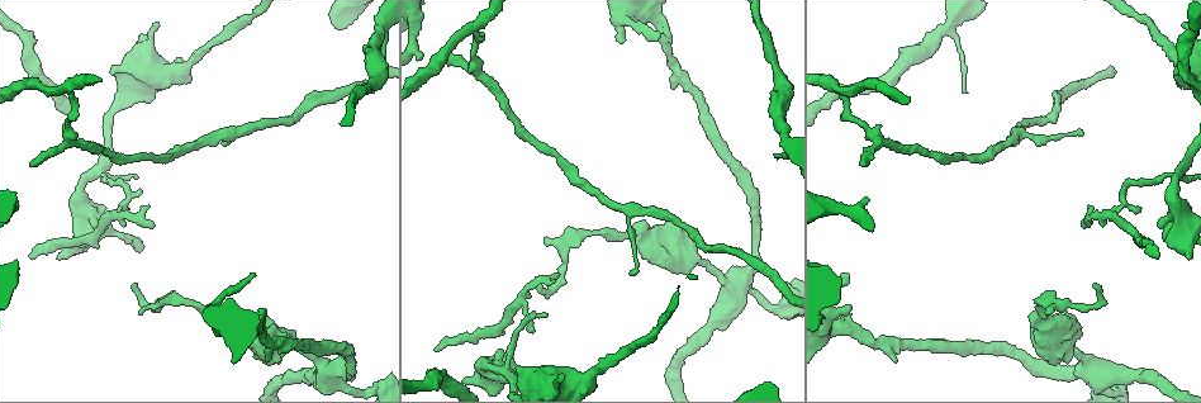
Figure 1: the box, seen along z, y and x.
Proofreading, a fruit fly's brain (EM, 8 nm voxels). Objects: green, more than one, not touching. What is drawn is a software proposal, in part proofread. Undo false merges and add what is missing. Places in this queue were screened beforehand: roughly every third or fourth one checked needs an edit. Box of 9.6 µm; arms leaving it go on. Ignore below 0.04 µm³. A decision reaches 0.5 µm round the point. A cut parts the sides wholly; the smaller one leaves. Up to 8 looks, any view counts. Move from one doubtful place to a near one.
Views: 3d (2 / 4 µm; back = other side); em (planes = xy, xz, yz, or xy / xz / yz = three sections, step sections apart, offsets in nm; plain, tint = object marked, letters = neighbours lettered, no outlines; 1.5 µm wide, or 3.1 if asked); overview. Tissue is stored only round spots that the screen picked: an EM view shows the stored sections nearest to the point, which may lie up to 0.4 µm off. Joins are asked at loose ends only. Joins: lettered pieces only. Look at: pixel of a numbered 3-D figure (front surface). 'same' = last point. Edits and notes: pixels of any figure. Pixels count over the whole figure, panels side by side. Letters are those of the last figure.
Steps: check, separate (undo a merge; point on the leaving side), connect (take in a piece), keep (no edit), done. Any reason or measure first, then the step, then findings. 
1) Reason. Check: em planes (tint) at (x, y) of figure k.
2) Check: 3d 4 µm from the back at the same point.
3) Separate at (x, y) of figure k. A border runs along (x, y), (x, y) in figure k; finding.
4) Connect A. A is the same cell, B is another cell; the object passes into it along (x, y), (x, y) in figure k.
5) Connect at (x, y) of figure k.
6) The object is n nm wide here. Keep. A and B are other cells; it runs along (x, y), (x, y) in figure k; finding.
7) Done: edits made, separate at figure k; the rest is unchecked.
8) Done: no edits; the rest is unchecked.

Check: 3d 4 µm at (1177, 170) of figure 1.

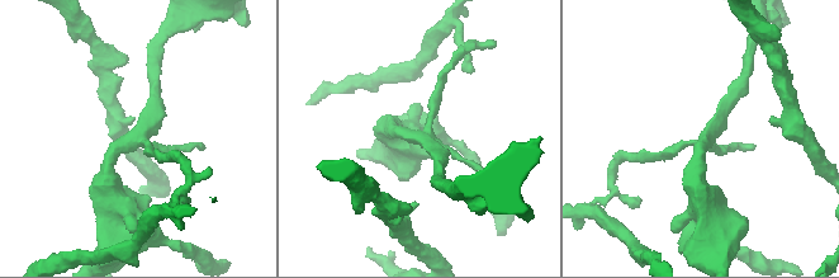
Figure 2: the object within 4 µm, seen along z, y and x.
Now the EM. Check: em planes (tint) at (705, 138) of figure 2.

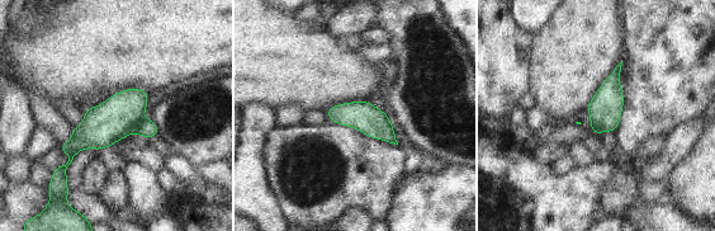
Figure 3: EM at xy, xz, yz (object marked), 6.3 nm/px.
Check: em planes (letters) at the same point.

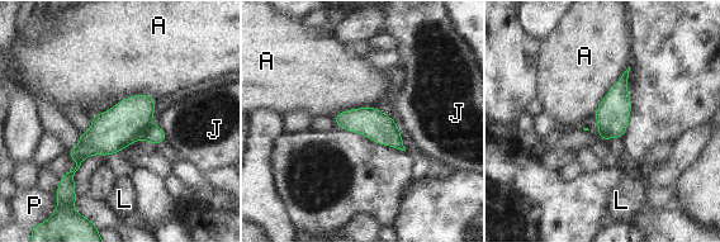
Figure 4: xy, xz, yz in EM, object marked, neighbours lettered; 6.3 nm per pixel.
Separate at (155, 134) of figure 4. A, J, L and P are other cells; a border runs along (150, 126), (141, 137) in figure 4; two neurons meet here.

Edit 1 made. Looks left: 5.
Check: 3d 2 µm from the back at (141, 315) of figure 1.

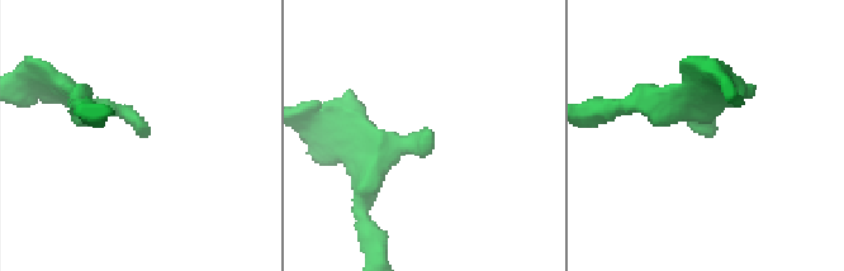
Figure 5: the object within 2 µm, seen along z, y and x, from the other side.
Check: em xy step 8 (letters) at (145, 137) of figure 5.

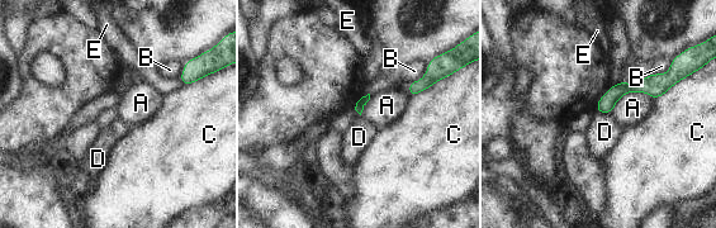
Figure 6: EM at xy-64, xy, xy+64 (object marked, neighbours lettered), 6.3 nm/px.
The longest contact is with A, 300 nm. Keep. A, B, C, D and E are other cells; a border runs along (596, 112), (611, 113) in figure 6; none of them fits.

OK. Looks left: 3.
Three arms meet. Check: em planes (tint) at (71, 95) of figure 1.

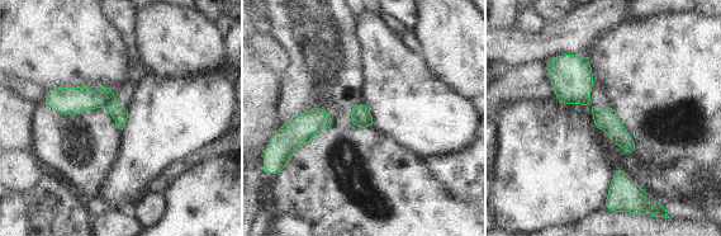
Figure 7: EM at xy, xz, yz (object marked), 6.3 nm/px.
Check: em planes (letters) at the same point.

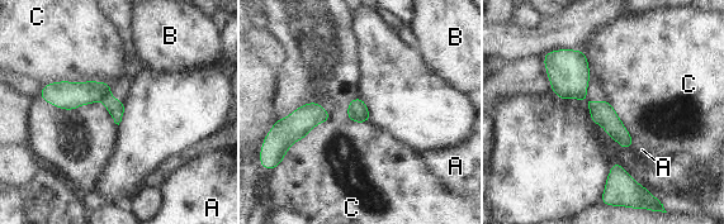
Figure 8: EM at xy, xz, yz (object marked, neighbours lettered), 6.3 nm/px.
The object is 100 nm wide here. Separate at (66, 95) of figure 8. A, B and C are other cells; two neurons meet here.

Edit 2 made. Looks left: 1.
Done: edits made, separate at figure 4, separate at figure 8; the rest is unchecked.

